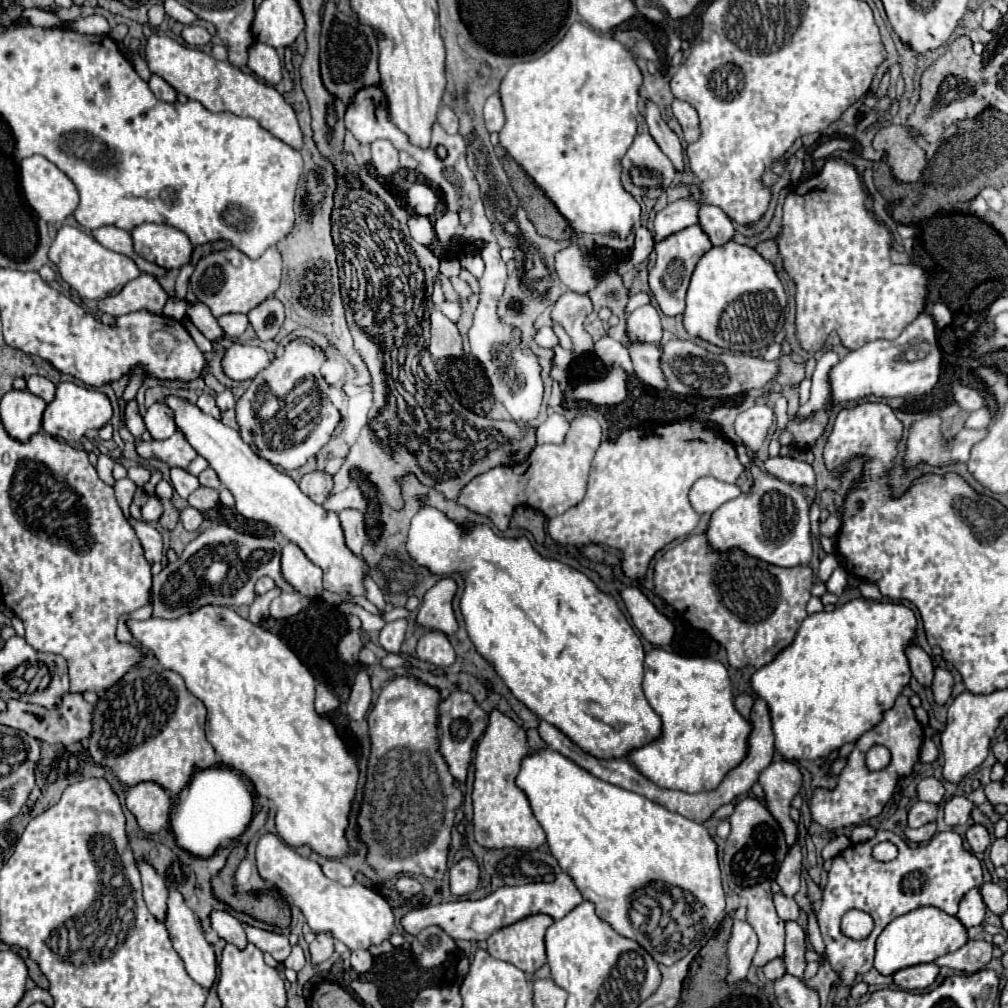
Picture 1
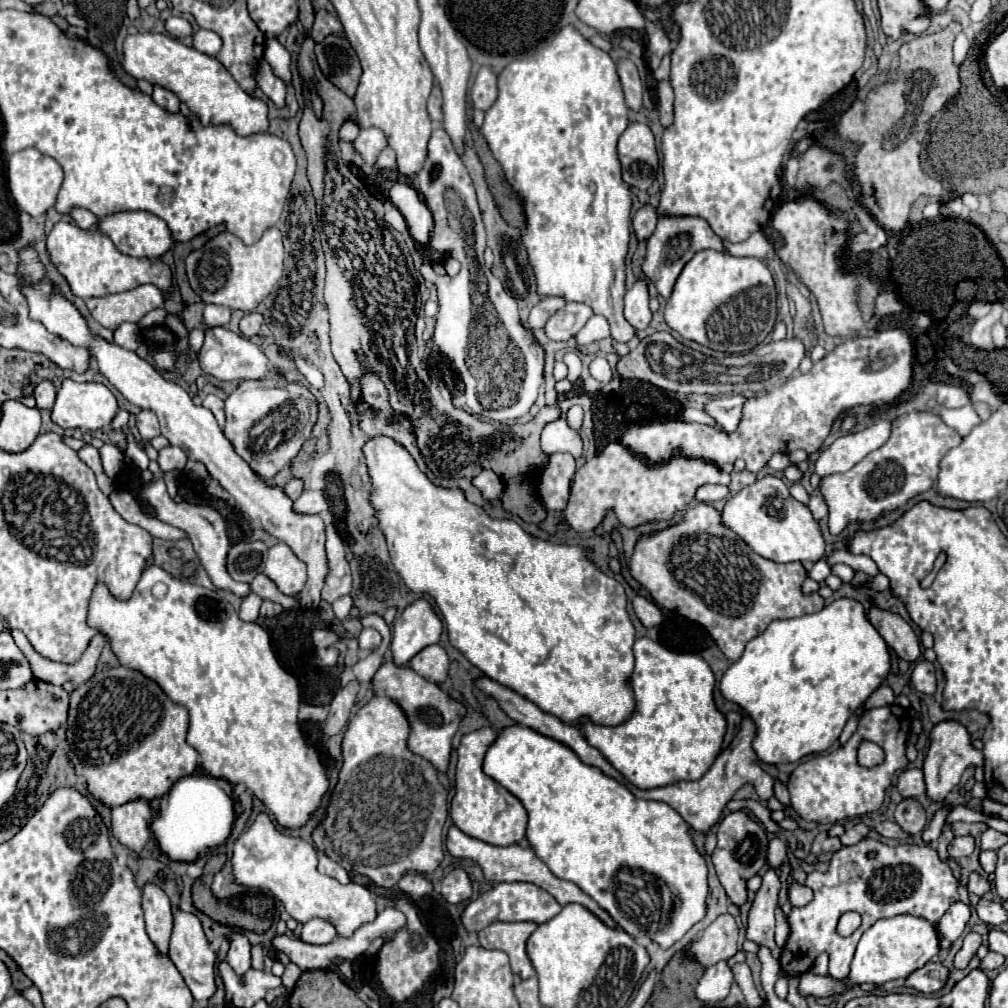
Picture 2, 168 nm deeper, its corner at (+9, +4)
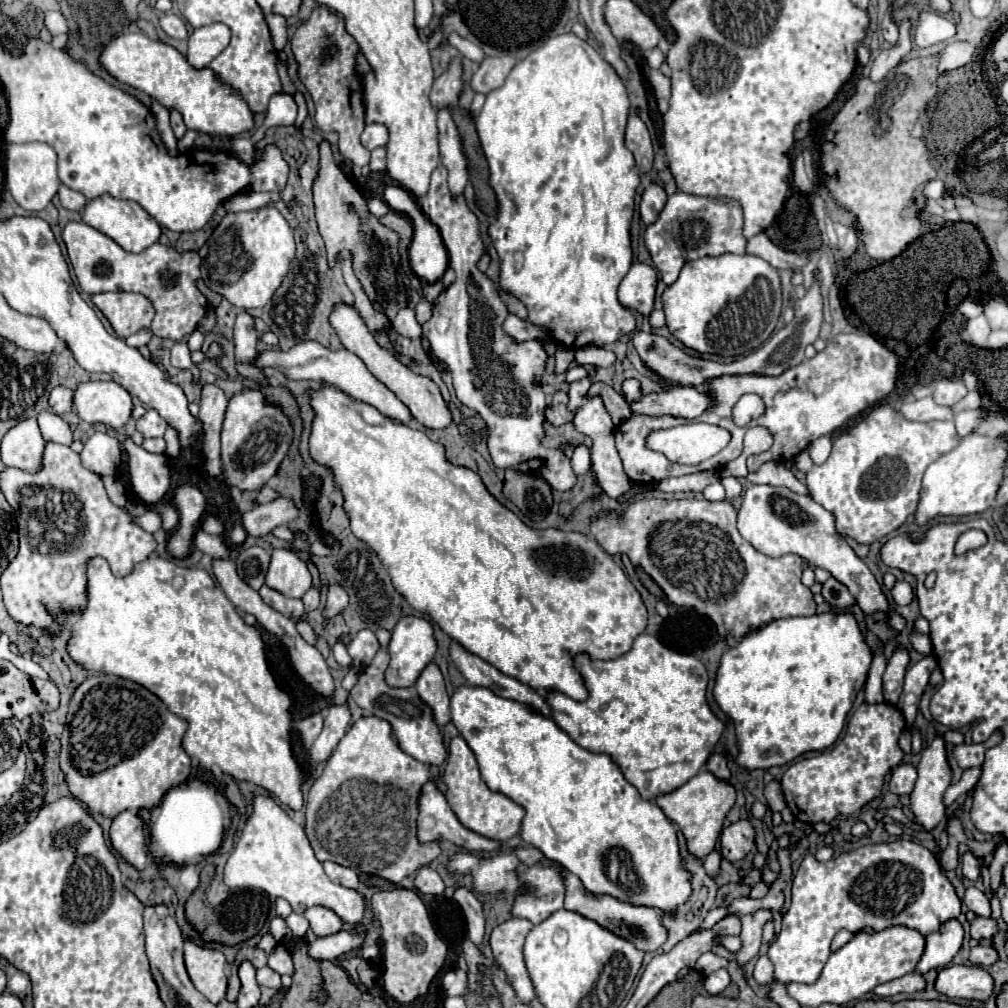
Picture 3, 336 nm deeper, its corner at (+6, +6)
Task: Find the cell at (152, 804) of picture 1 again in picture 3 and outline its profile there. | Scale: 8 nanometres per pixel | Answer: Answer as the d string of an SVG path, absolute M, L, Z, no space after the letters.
M124 811L120 813L110 827L110 843L120 853L120 857L142 871L148 859L148 845L146 845L146 829L138 815Z

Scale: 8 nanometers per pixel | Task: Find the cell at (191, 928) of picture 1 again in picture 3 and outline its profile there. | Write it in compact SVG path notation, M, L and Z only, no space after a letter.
M186 941L184 961L194 987L208 1001L218 1005L226 997L226 957L220 951Z

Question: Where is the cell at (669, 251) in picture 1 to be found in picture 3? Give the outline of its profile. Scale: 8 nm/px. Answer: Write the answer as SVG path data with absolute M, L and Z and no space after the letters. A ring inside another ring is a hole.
M676 191L674 195L668 197L660 217L656 223L646 227L644 233L644 243L648 243L648 251L652 255L652 261L656 269L662 275L662 281L666 285L672 285L686 261L700 259L700 257L718 257L724 253L744 253L746 249L746 237L742 233L742 207L736 199L728 197L698 197L698 195L688 195L682 191ZM692 221L702 223L706 227L704 237L702 233L692 231Z

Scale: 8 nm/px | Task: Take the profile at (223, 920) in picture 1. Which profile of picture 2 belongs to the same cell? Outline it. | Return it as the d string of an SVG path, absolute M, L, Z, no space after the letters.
M233 931L229 935L229 953L227 953L227 963L235 969L235 973L245 973L251 967L251 955L249 955L251 943L241 931Z

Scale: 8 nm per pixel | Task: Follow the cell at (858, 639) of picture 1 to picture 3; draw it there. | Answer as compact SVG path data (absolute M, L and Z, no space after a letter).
M848 611L776 619L746 635L736 647L724 651L712 693L720 709L734 721L738 743L736 763L748 771L770 769L786 765L802 753L830 747L844 729L856 693L866 683L870 663L872 651L866 645L856 619Z

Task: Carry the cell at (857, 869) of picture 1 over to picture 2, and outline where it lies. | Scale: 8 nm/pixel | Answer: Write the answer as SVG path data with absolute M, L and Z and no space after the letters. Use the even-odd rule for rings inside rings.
M865 837L857 845L841 847L833 853L827 873L819 877L807 875L807 887L813 889L813 901L801 909L791 911L791 937L781 953L781 969L789 975L801 975L809 971L819 953L829 955L829 977L843 981L849 977L855 947L863 931L867 931L877 919L911 913L925 917L931 923L939 923L943 913L959 899L957 879L953 869L943 863L931 845L895 845L889 847L877 839ZM875 851L877 857L869 859L867 853ZM845 911L857 911L863 917L861 927L851 937L839 937L835 927L837 919Z

